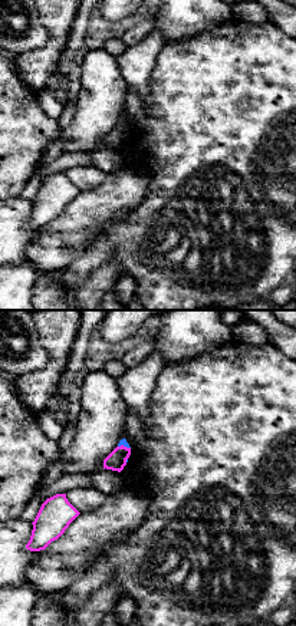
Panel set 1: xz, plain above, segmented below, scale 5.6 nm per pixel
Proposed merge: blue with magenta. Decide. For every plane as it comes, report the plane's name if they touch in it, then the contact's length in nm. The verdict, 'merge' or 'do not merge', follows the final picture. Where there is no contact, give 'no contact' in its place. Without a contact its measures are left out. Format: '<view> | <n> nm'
xz | 70 nm

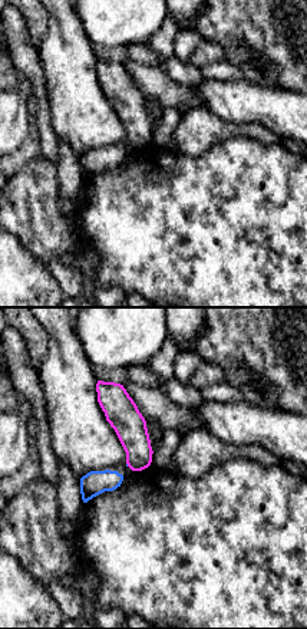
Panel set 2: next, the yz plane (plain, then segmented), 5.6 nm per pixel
no contact

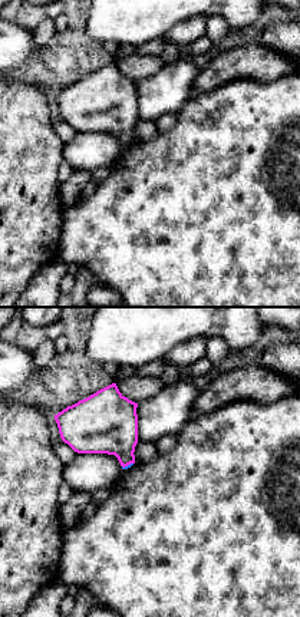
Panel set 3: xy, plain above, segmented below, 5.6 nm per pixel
xy | 70 nm

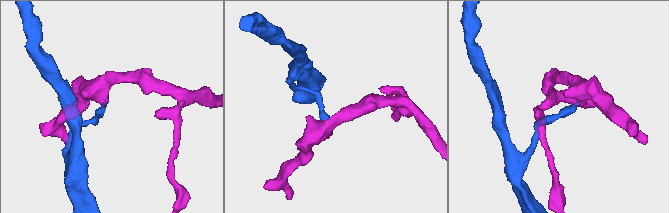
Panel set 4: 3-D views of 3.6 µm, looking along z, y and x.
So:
do not merge

